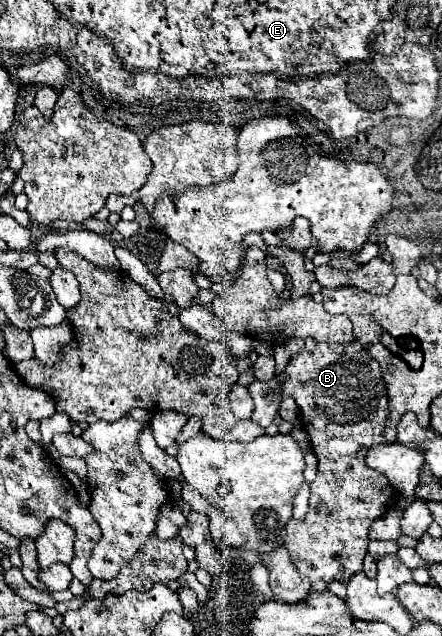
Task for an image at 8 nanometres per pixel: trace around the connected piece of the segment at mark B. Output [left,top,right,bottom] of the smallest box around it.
[250,341,400,591]

